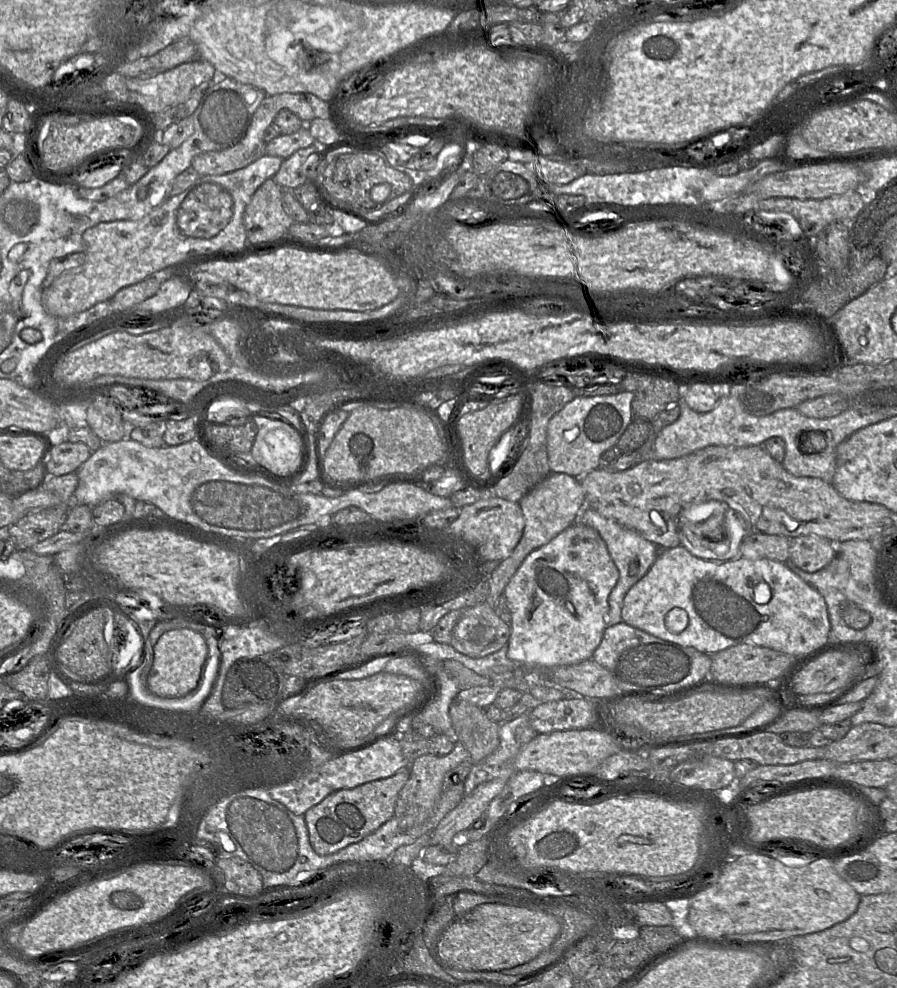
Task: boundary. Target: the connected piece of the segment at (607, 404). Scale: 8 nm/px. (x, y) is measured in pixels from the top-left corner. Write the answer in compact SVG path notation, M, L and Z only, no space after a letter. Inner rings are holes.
M634 392L597 396L575 396L549 421L547 426L547 454L551 472L566 473L582 478L600 467L600 457L615 446L633 421Z

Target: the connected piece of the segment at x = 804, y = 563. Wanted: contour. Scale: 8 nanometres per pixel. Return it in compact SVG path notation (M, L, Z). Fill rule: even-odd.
M803 535L790 539L790 562L806 572L817 572L836 556L836 544L815 536Z

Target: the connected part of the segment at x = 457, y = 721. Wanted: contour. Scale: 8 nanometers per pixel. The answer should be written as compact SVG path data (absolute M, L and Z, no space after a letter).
M457 697L449 709L452 736L461 742L473 764L483 761L499 745L499 723L489 719L485 709Z

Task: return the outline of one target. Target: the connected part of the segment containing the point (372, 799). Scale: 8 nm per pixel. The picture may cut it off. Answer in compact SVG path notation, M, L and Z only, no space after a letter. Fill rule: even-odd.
M403 768L391 777L368 782L352 789L340 789L325 797L303 815L313 850L320 856L326 856L361 841L376 831L394 816L398 794L410 777L410 769Z

